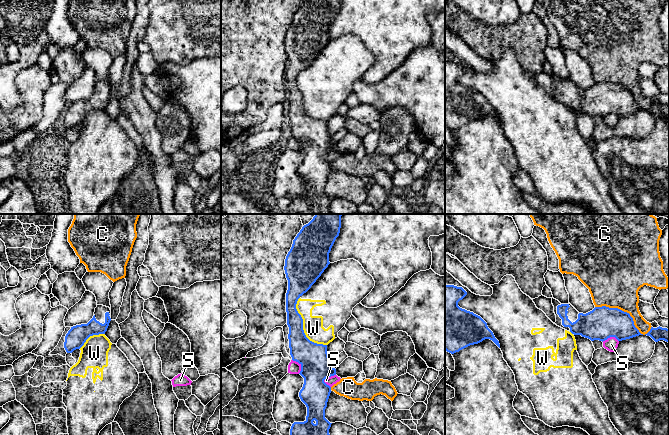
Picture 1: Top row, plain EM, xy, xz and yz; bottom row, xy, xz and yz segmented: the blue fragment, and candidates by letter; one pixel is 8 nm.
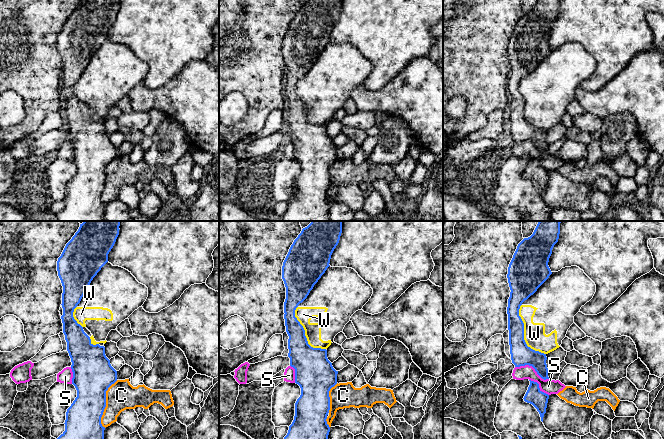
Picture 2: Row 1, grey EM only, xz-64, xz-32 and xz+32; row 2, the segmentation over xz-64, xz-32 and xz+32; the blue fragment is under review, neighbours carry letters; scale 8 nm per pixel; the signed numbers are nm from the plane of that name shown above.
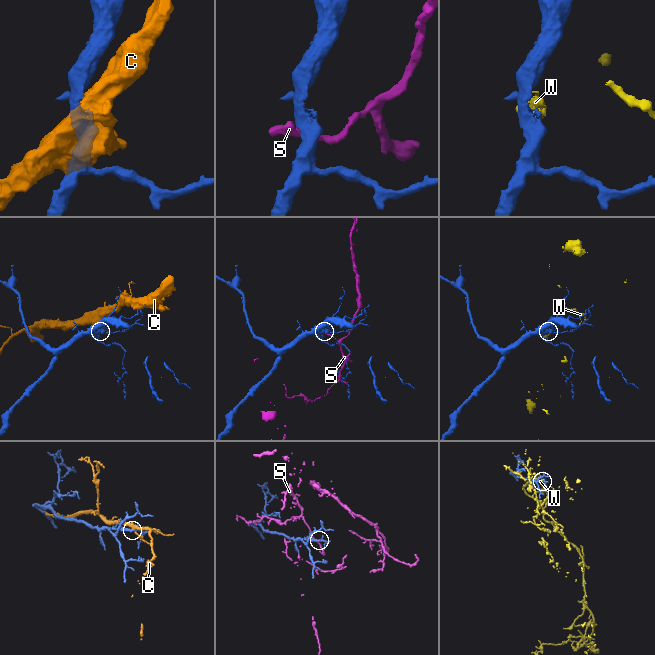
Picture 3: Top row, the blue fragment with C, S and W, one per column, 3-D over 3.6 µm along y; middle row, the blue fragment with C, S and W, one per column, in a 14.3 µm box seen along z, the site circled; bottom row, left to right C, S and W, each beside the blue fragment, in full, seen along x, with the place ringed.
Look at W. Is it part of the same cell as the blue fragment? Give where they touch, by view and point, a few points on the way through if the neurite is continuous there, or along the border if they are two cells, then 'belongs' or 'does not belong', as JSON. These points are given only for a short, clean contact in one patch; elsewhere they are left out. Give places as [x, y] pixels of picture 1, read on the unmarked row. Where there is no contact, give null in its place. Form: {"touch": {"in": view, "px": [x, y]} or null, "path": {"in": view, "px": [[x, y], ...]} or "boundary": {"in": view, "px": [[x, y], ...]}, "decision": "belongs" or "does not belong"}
{"touch": {"in": "xz", "px": [302, 103]}, "boundary": {"in": "xz", "px": [[299, 73], [296, 86], [304, 110], [326, 121]]}, "decision": "does not belong"}

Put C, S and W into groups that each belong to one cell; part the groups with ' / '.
C / S / W

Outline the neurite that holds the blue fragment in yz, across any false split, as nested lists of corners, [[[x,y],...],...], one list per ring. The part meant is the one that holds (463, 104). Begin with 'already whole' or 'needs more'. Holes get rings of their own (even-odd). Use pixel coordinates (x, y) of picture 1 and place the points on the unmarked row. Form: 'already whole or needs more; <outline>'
already whole; [[[445,61],[445,126],[454,130],[485,115],[492,116],[500,124],[499,117],[488,104],[487,99],[480,92],[458,82],[458,78],[466,71],[467,68],[462,63]]]

